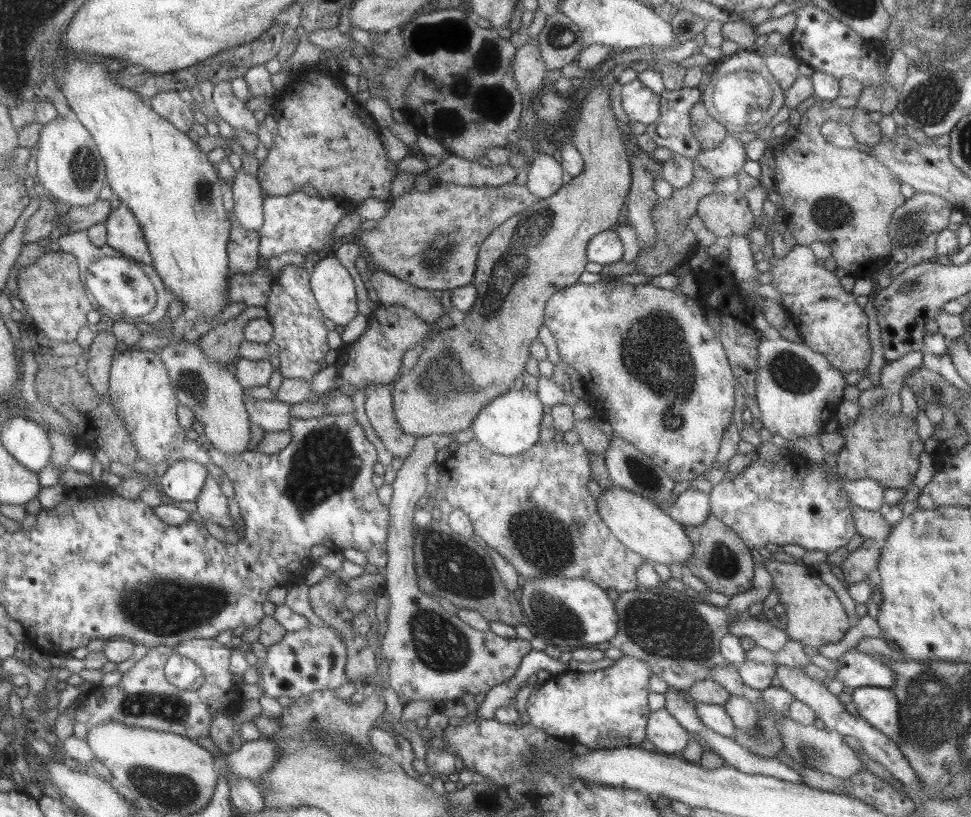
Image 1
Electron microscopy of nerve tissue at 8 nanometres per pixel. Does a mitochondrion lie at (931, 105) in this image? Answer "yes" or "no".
yes

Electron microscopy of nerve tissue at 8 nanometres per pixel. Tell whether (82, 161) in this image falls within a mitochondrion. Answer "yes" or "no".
yes

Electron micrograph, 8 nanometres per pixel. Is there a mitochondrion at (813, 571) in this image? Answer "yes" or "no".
no

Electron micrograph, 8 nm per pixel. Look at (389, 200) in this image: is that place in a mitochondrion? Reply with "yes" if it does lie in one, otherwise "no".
no

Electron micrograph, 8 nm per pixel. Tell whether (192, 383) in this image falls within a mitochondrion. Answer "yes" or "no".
yes

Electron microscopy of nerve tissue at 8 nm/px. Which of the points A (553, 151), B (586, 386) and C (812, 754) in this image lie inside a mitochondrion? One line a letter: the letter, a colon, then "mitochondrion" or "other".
A: other
B: other
C: mitochondrion

